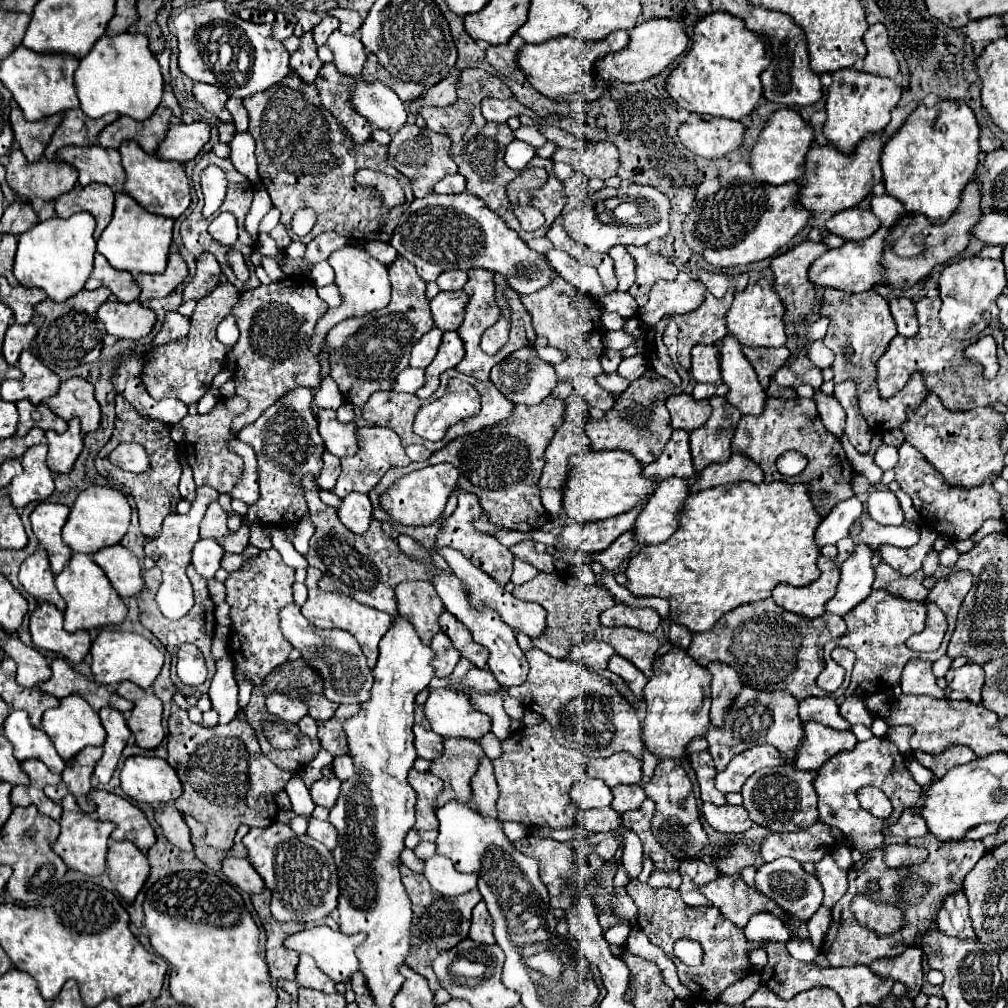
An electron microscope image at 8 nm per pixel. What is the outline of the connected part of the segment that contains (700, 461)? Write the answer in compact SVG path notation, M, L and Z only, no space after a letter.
M722 396L710 398L712 416L702 428L690 432L690 450L696 474L714 462L726 462L730 458L730 440L740 420L740 410L730 406Z

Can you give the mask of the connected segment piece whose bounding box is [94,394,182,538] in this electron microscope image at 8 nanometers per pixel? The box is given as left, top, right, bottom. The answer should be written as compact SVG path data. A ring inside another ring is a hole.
M120 394L116 396L116 428L114 434L110 438L110 442L98 452L98 458L94 460L94 466L98 470L98 474L102 474L104 478L110 478L114 482L114 488L124 488L130 496L134 496L136 508L138 508L138 518L140 518L140 530L146 538L158 538L160 528L162 528L162 520L176 512L176 504L182 500L180 492L178 492L178 480L182 474L182 466L178 462L178 450L174 440L170 440L170 428L162 422L156 420L146 420L142 418ZM124 440L132 440L138 442L142 446L148 448L148 458L150 458L150 470L148 474L138 474L132 476L128 472L122 472L120 468L116 468L114 464L110 464L106 460L108 452L112 452L120 442Z

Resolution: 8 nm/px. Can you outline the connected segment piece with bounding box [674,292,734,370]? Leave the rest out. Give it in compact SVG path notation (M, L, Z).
M706 292L706 300L690 314L674 316L674 322L680 328L678 334L678 362L688 370L690 350L696 344L716 344L726 336L726 312L732 306L734 294L724 298L714 298Z

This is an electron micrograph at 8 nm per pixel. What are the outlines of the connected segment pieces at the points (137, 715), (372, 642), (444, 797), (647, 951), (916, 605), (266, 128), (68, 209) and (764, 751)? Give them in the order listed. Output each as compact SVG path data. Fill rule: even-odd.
M122 682L118 694L134 702L128 728L132 730L136 744L146 750L154 750L166 736L162 728L162 702L148 690L142 690L134 682Z
M308 568L308 578L306 578L306 588L308 588L308 600L302 606L302 614L310 620L310 624L318 626L318 628L342 628L348 630L362 646L366 658L368 658L368 666L374 668L376 660L378 660L378 642L382 640L382 636L386 634L386 630L392 624L392 618L386 612L380 612L376 608L364 606L360 602L356 602L354 598L342 596L338 592L324 592L318 590L318 582L320 582L320 570L316 568Z
M446 738L444 752L440 758L432 760L430 772L444 780L444 790L436 800L436 808L450 800L470 802L470 778L478 770L478 760L484 756L482 746L476 740L466 738Z
M634 926L630 936L628 936L628 942L626 942L626 948L630 954L636 954L636 956L642 956L642 958L648 958L648 960L654 960L656 966L662 970L662 976L664 976L664 982L676 992L678 998L682 1000L690 1000L690 990L686 990L686 986L682 986L682 982L678 980L678 972L676 972L676 966L672 962L672 958L658 946L654 946L650 942L650 938L644 934L644 930L640 926Z
M872 590L864 602L854 606L844 616L844 622L848 624L848 632L836 640L836 646L844 646L856 654L852 682L844 694L846 698L848 696L864 698L872 692L878 692L884 686L898 684L900 674L902 674L902 670L910 658L924 656L924 658L934 662L946 654L946 644L948 644L946 636L944 636L942 646L930 654L916 654L916 652L908 650L904 644L912 634L924 630L926 604L928 602L930 602L928 598L926 598L926 602L910 602L910 600L904 600L898 596L890 596L890 592L886 592L886 590Z
M290 70L290 74L282 82L278 82L278 86L270 86L270 90L264 90L262 94L254 94L250 98L244 98L244 106L250 114L248 134L256 140L258 174L270 194L274 206L282 212L280 222L290 230L292 240L300 240L302 244L308 244L318 234L324 234L330 230L350 236L358 242L370 242L370 240L388 242L390 240L390 238L378 238L378 234L392 234L394 228L398 226L400 214L410 206L415 197L410 190L408 178L402 176L398 170L394 170L388 164L388 148L386 146L382 146L374 140L364 142L362 146L354 146L354 142L350 142L350 138L346 138L346 130L342 130L342 126L338 126L338 120L322 106L322 102L318 98L316 84L302 82L302 78L298 78L298 74L294 74L294 70ZM358 168L370 168L370 170L378 170L378 172L398 178L398 182L402 182L402 188L406 194L406 202L396 208L382 206L382 202L378 202L378 198L374 198L374 194L370 194L370 190L366 190L366 186L358 186L358 182L354 182L354 174L358 172ZM304 206L312 208L316 212L316 224L310 230L310 234L300 238L292 232L290 222L292 222L294 212Z
M90 184L86 188L74 188L74 190L58 196L54 206L56 206L56 214L60 218L68 218L68 216L82 212L82 210L90 212L96 220L94 238L98 240L102 230L112 220L114 190L110 186L104 186L104 184Z
M762 744L762 746L752 746L738 754L724 772L716 776L716 788L724 794L739 793L742 786L762 766L782 766L786 760L774 746Z

